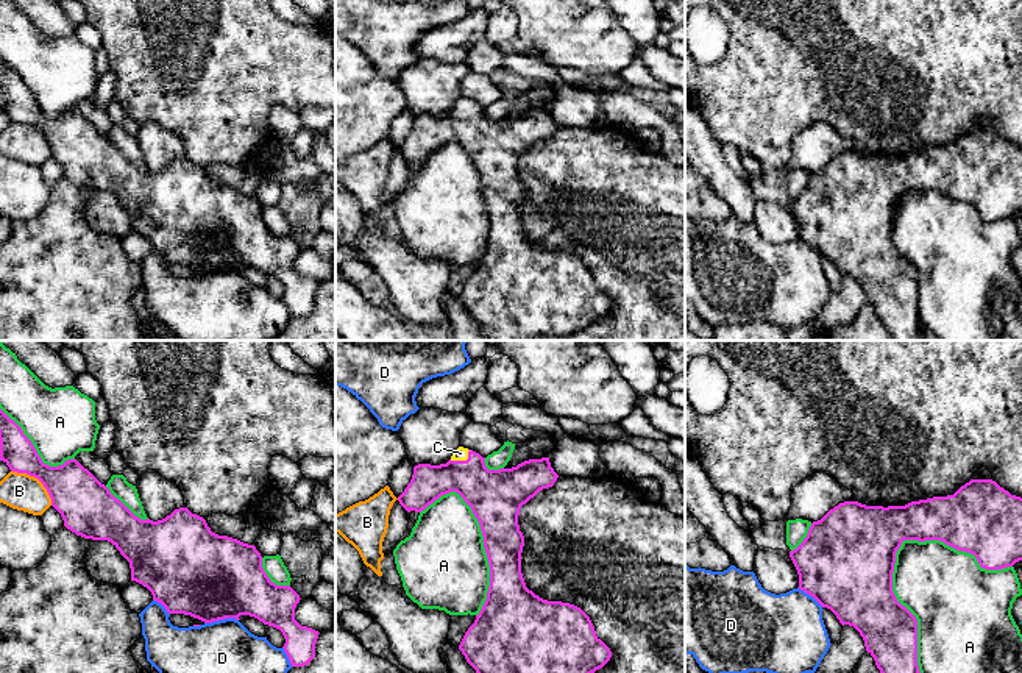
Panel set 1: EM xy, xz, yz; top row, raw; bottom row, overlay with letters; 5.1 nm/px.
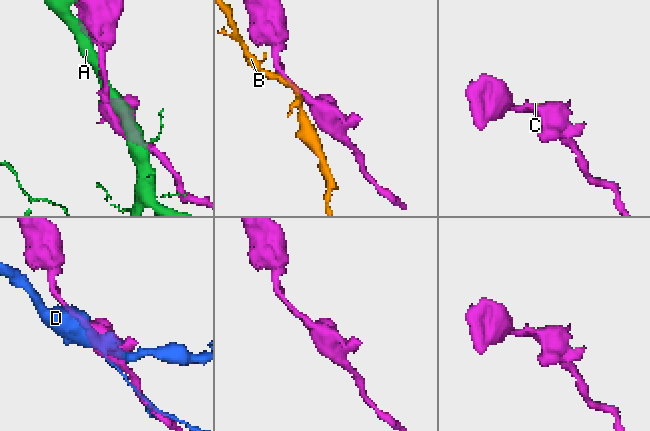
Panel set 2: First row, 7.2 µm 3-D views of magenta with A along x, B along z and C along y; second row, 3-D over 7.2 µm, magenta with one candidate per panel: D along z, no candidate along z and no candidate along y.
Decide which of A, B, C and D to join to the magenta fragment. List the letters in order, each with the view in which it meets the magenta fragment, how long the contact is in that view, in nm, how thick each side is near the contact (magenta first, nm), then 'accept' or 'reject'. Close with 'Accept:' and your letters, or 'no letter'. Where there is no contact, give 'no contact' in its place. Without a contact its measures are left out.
A: yz | 750 nm | 480/400 nm | reject
B: xy | 280 nm | 260/190 nm | reject
C: xz | 120 nm | 280/70 nm | accept
D: xy | 180 nm | 440/480 nm | reject
Accept: C

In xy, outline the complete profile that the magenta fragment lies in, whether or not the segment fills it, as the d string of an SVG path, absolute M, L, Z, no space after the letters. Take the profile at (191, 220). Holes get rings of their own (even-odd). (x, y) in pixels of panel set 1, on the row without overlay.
M2 59L0 111L3 111L11 122L27 123L37 128L44 134L51 148L51 156L61 164L67 180L84 189L111 192L130 212L131 231L147 237L151 242L153 250L161 253L169 264L190 265L204 273L225 269L240 270L240 265L250 265L282 283L286 289L282 298L292 317L304 317L315 308L315 294L320 283L312 278L301 276L295 270L295 258L301 250L300 245L290 236L276 236L270 231L262 219L262 206L254 195L212 183L206 170L197 164L192 164L187 158L175 159L170 166L158 172L150 169L140 170L76 109L69 109L58 117L44 114L31 91L23 84L22 78Z

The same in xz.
M459 97L446 114L415 116L410 133L398 147L407 162L421 162L442 145L457 142L481 175L490 215L490 236L487 250L459 300L487 340L563 337L580 331L610 311L610 298L596 286L590 267L580 258L540 248L526 237L521 223L524 186L518 175L520 159L540 141L552 137L559 125L551 117L549 108L529 109L499 120L488 120L484 111L479 103Z

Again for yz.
M971 130L953 145L911 151L905 156L883 158L844 151L813 172L804 192L790 201L799 225L799 239L830 259L843 276L853 276L860 283L866 301L874 308L891 340L922 340L924 328L917 315L917 270L892 242L896 203L903 191L941 191L958 201L974 205L986 220L1013 217L1022 211L1022 148L1011 145L992 130Z

